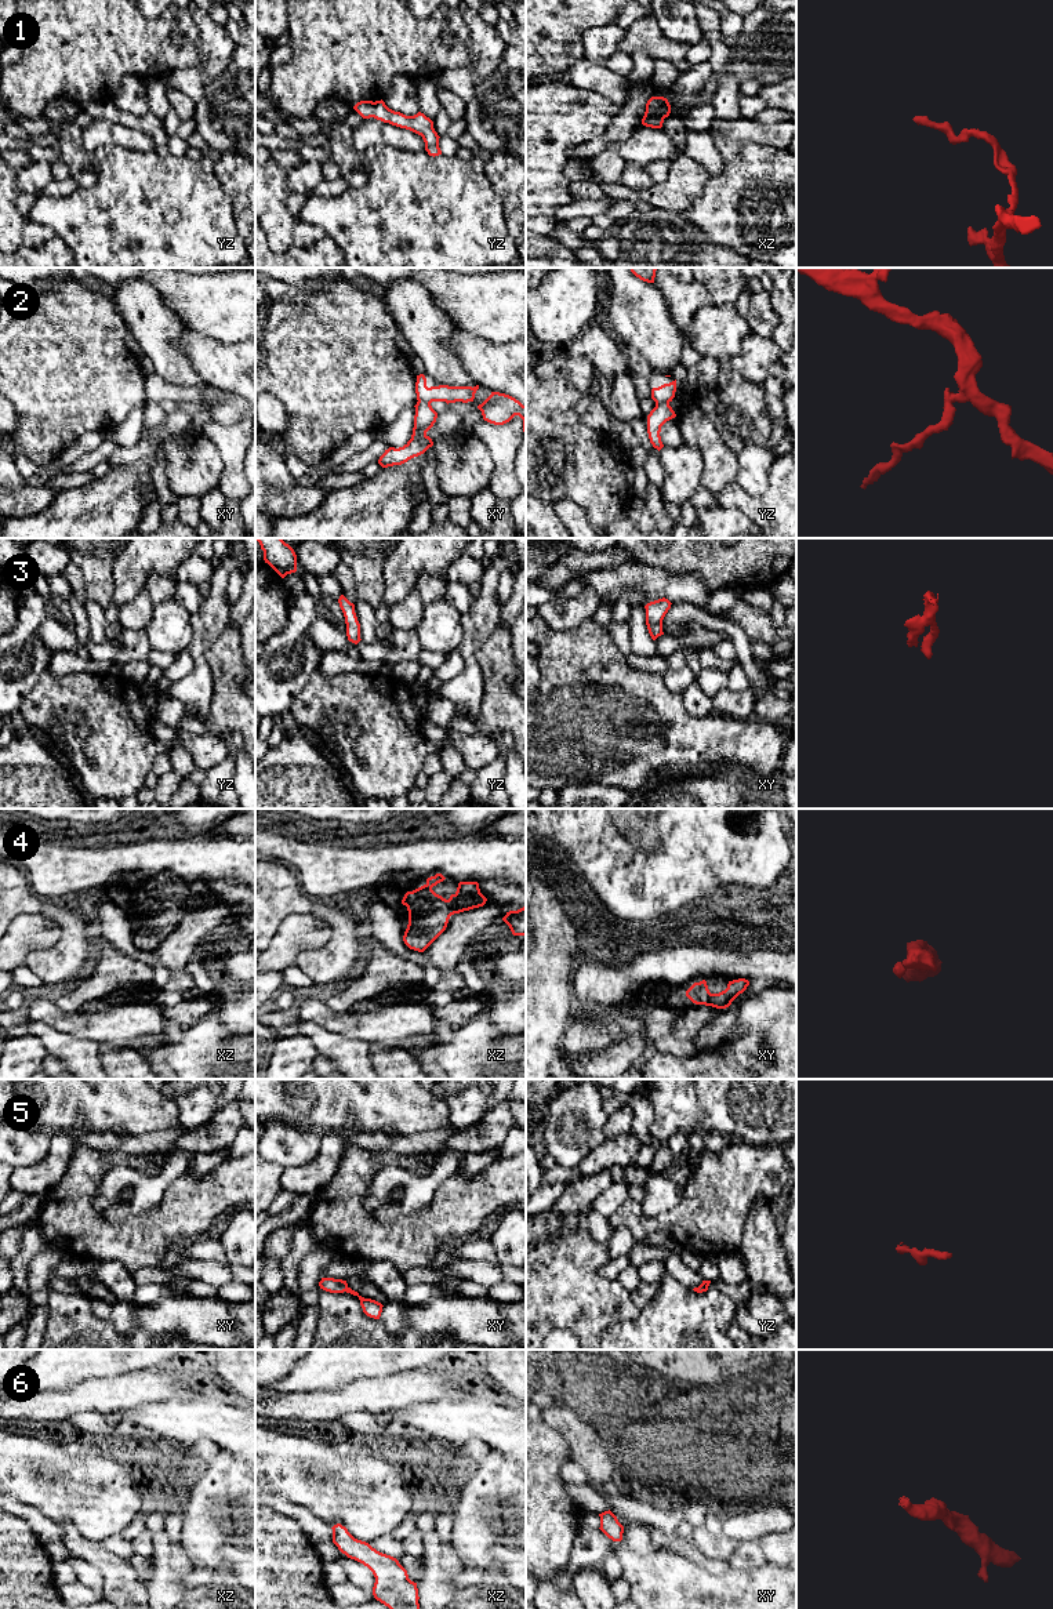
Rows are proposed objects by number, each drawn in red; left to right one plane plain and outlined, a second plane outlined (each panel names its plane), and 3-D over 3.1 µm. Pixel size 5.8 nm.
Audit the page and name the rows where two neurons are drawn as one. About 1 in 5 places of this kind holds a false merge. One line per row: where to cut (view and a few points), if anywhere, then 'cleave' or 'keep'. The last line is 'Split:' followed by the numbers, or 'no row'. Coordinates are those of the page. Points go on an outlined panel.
1: cut none; keep
2: cut yz (668, 402), (656, 403); cleave
3: cut none; keep
4: cut none; keep
5: cut none; keep
6: cut none; keep
Split: 2

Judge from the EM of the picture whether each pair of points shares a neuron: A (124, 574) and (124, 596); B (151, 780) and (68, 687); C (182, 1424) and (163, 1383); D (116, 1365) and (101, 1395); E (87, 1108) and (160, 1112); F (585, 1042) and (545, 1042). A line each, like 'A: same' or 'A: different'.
A: same
B: different
C: different
D: different
E: same
F: different

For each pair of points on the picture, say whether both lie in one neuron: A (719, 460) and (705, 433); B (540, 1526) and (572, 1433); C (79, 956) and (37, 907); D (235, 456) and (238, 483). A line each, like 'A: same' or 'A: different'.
A: same
B: different
C: same
D: same

